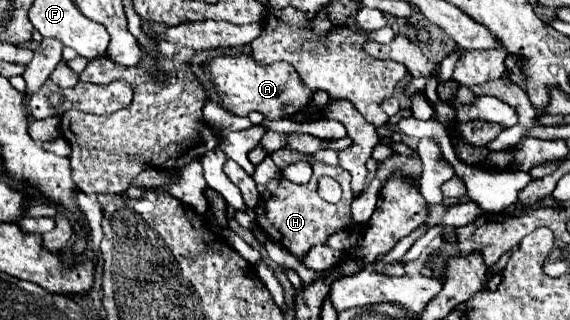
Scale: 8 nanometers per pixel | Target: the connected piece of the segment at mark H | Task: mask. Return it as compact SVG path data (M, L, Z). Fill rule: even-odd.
M281 149L281 151L273 153L271 157L277 165L277 177L273 177L265 185L265 193L261 195L261 201L255 207L255 213L257 213L257 225L261 227L263 233L273 237L275 243L281 243L295 259L301 259L303 255L309 253L311 247L323 245L337 231L351 231L351 233L357 233L357 235L363 231L363 225L357 225L351 217L353 193L351 193L351 175L349 175L349 171L345 171L339 165L333 167L333 165L321 163L313 157L313 153L299 153L299 151L293 151L293 149ZM299 161L309 163L311 169L313 169L313 177L307 185L297 185L297 183L291 183L289 179L283 177L283 169L287 165L299 163ZM323 175L333 177L343 189L343 197L337 205L331 205L331 203L323 201L317 193L317 179L323 177Z

